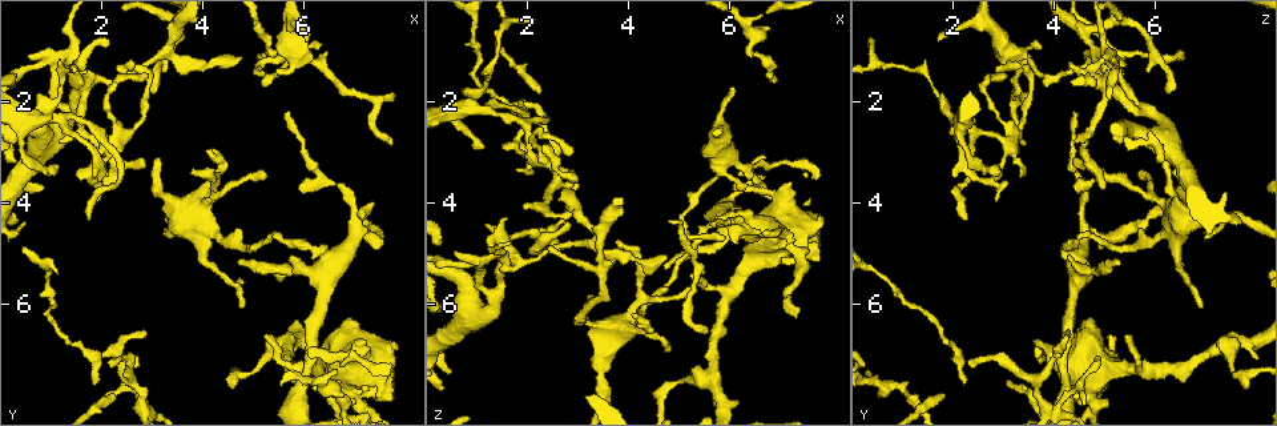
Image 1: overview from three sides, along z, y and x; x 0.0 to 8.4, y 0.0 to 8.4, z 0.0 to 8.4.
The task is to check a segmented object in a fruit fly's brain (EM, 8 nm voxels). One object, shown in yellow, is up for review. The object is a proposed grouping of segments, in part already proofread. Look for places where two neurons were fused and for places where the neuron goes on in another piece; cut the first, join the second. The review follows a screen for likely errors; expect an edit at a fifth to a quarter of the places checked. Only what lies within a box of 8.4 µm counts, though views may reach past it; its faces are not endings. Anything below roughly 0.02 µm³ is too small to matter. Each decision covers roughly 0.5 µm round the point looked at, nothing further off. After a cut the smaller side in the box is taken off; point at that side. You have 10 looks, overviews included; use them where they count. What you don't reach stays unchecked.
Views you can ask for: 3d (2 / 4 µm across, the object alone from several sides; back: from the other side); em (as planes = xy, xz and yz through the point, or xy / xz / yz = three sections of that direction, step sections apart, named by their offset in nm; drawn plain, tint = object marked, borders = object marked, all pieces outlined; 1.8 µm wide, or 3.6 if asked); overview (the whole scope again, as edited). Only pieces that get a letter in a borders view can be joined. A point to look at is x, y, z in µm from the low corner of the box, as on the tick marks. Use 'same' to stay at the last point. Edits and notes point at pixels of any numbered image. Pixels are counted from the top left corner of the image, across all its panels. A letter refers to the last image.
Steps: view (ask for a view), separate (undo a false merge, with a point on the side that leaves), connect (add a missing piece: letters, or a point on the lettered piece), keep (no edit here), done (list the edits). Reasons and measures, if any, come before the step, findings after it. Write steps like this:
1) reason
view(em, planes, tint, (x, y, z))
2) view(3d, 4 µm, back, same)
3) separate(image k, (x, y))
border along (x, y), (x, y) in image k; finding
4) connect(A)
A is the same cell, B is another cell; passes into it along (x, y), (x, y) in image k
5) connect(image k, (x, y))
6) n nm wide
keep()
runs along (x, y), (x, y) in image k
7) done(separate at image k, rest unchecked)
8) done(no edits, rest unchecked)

looks like a crossing
view(3d, 2 µm, (3.25, 1.05, 4.75))

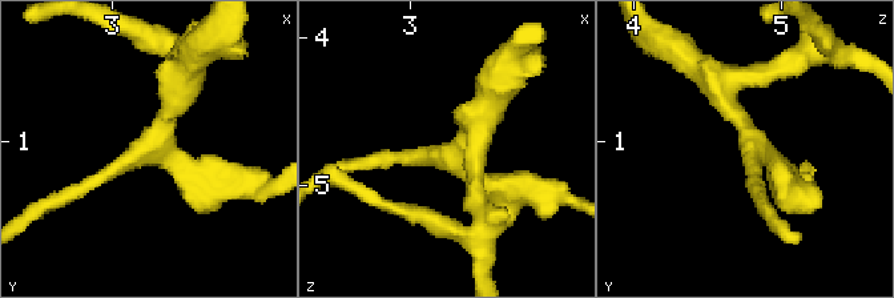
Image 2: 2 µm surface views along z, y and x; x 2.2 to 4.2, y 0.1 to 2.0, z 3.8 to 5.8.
4 arms
view(em, xy, step 8, tint, (3.24, 1.04, 4.76))

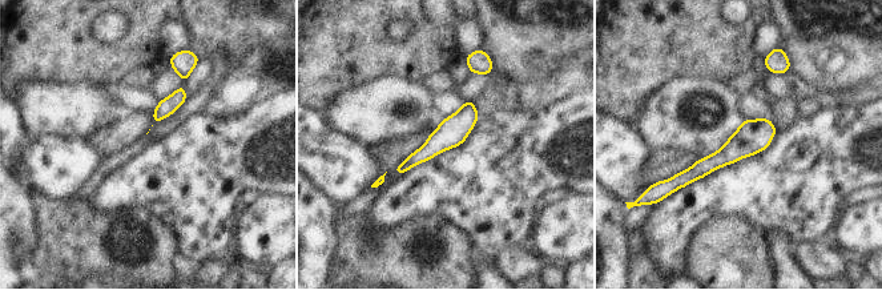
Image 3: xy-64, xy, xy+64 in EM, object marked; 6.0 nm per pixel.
view(em, planes, borders, same)

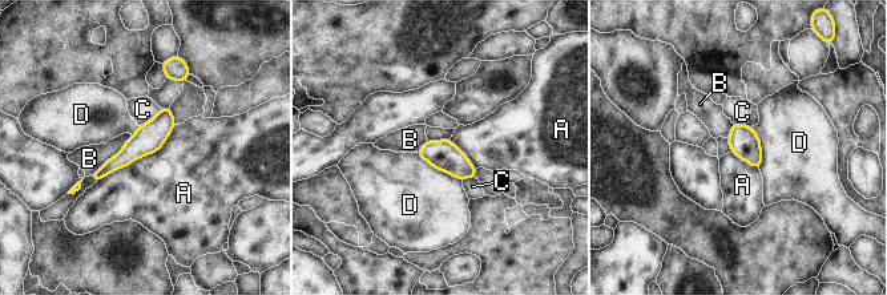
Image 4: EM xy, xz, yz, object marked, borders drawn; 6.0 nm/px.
keep()
A, B, C and D are other cells; runs along (166, 110), (125, 157), (96, 176) in image 4; one neuron here

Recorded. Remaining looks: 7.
thin end
view(3d, 2 µm, (4.10, 2.90, 6.25))

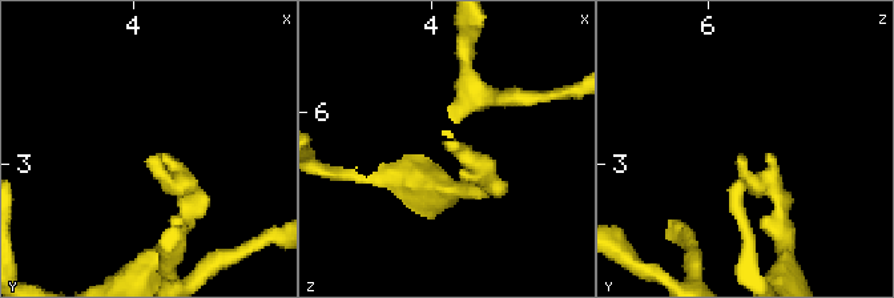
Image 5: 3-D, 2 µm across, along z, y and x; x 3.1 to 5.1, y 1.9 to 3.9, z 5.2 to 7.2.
need the tissue
view(em, xz, step 8, borders, (4.08, 2.96, 6.22))

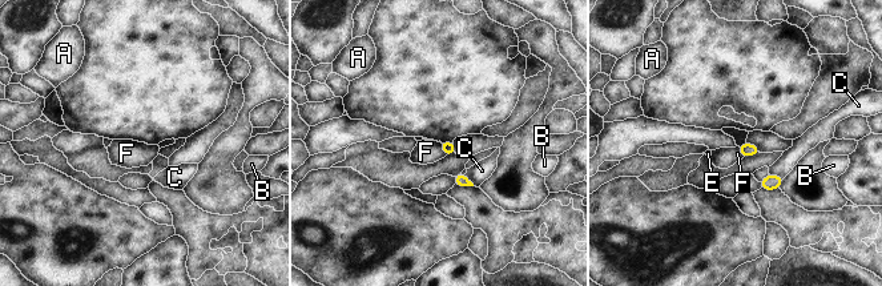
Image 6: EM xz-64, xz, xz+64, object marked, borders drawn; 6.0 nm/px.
C touches over 90 nm
keep()
A, B, C, E and F are other cells; no lettered piece goes on from it

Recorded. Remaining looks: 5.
thick end
view(em, 3.6 µm, planes, plain, (7.25, 6.70, 3.65))

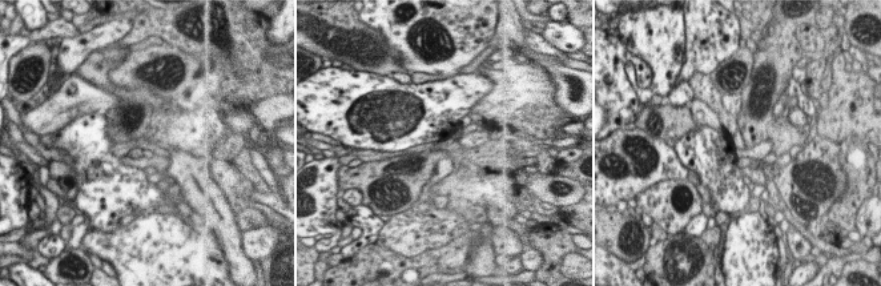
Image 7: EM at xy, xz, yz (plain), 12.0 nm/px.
view(em, 3.6 µm, planes, borders, same)

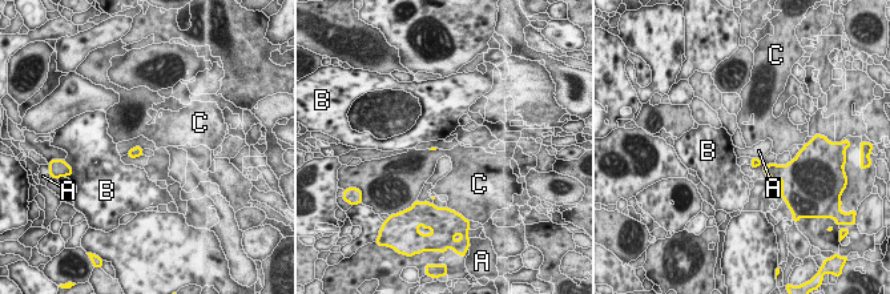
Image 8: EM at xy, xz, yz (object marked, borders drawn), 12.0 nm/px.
keep()
A, B and C are other cells; border along (752, 157), (760, 160) in image 8; no lettered piece goes on from it

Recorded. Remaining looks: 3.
thin end
view(3d, 4 µm, (5.25, 6.60, 5.50))

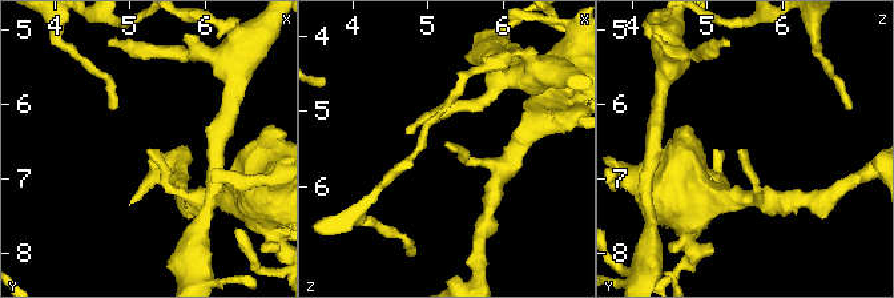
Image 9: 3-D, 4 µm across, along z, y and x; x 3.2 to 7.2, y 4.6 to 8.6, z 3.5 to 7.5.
now the EM
view(em, xy, step 4, borders, (5.25, 6.60, 5.45))

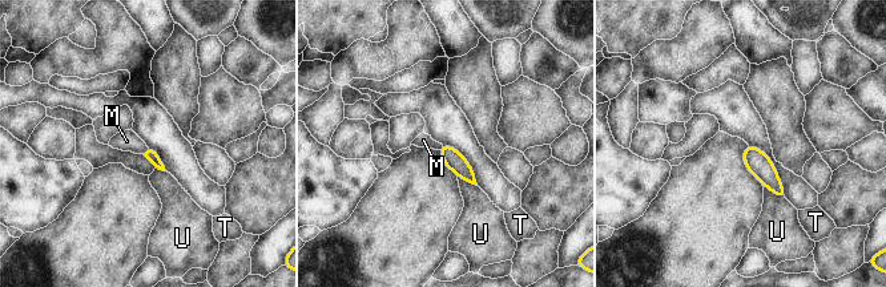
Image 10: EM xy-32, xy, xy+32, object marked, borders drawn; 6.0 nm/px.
connect(M)
M is the same cell, T and U are other cells; passes into it along (150, 154), (145, 152), (127, 141) in image 10; it goes on there

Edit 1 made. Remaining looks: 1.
done(connect at image 10, rest unchecked)

